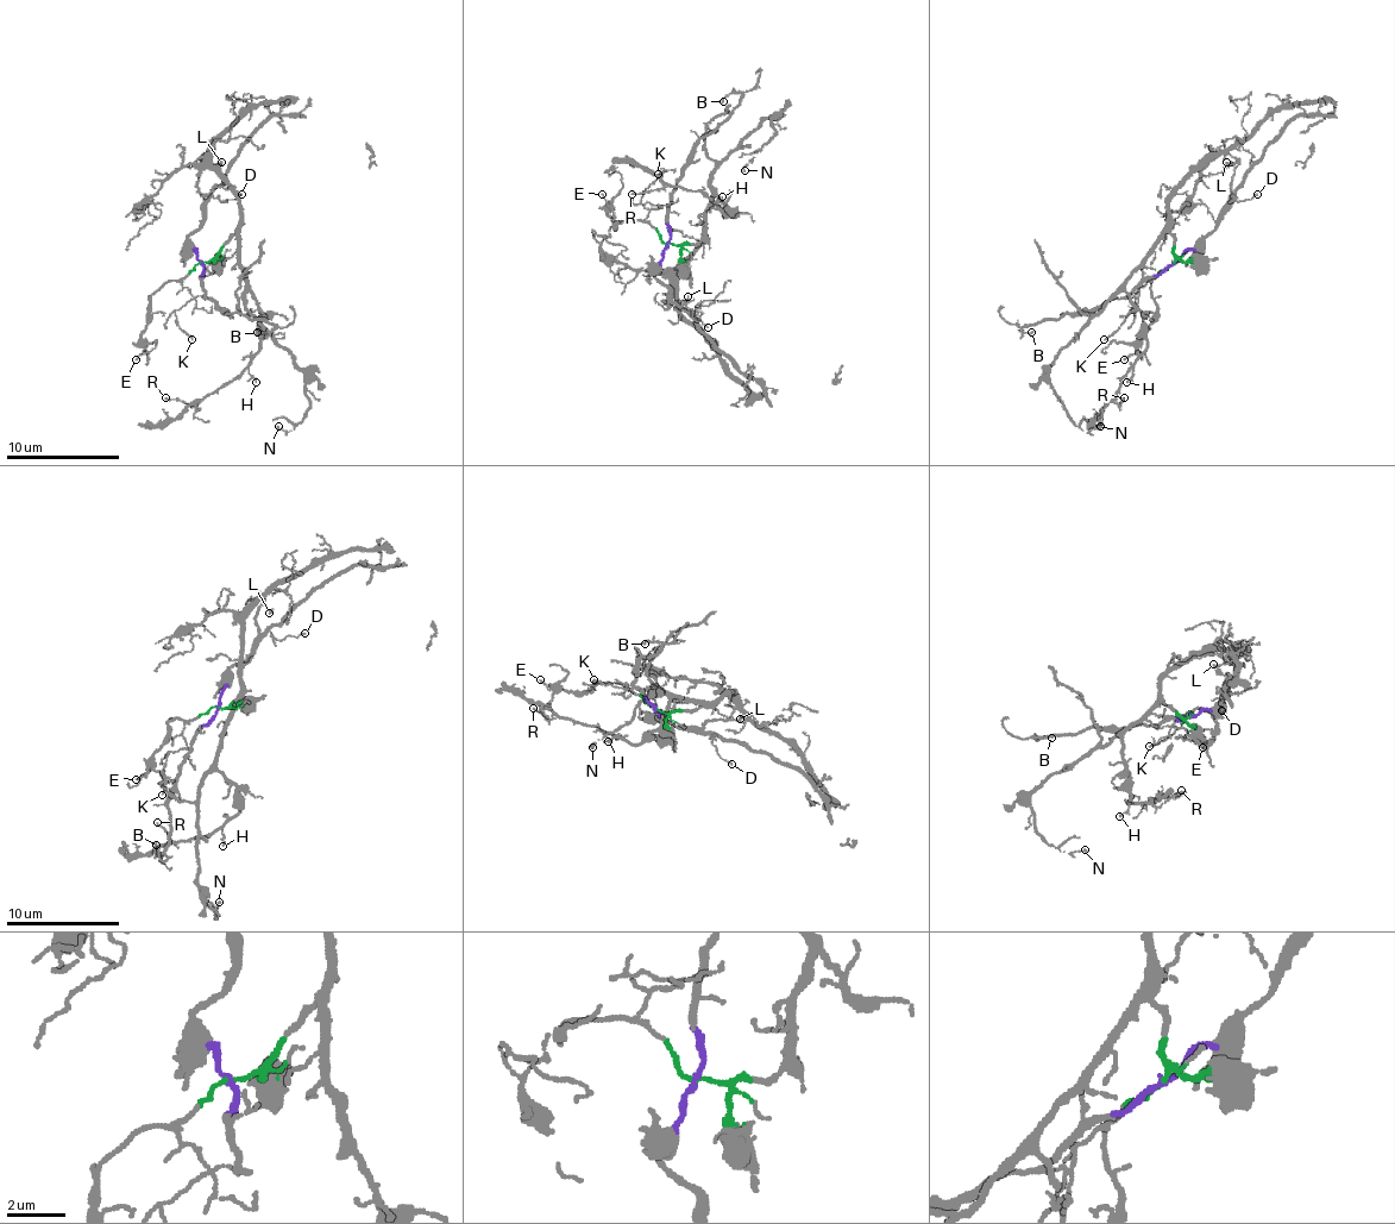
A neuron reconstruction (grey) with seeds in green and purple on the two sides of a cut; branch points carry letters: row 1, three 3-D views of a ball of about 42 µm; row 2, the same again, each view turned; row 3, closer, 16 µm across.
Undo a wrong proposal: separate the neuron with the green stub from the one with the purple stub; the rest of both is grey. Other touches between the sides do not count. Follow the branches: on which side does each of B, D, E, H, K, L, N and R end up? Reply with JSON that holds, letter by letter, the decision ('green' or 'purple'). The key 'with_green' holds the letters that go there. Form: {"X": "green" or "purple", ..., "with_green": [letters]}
{"B": "purple", "D": "purple", "E": "green", "H": "green", "K": "purple", "L": "purple", "N": "green", "R": "green", "with_green": ["E", "H", "N", "R"]}

